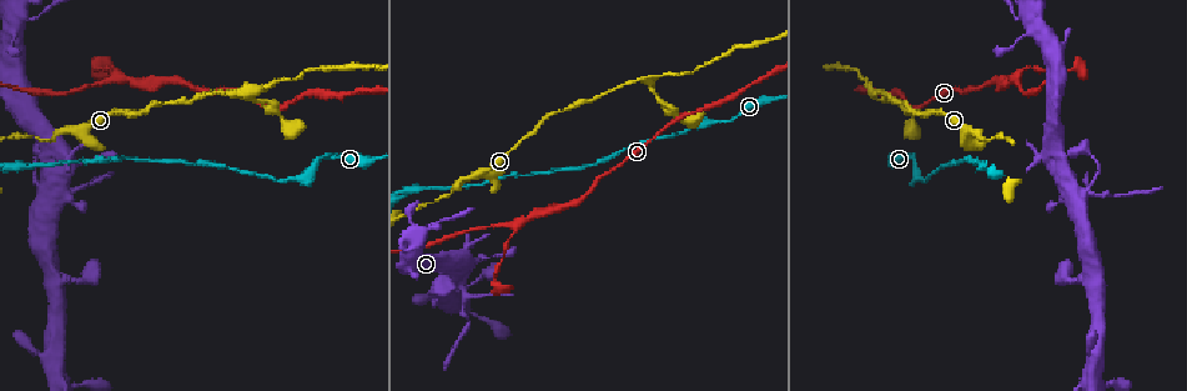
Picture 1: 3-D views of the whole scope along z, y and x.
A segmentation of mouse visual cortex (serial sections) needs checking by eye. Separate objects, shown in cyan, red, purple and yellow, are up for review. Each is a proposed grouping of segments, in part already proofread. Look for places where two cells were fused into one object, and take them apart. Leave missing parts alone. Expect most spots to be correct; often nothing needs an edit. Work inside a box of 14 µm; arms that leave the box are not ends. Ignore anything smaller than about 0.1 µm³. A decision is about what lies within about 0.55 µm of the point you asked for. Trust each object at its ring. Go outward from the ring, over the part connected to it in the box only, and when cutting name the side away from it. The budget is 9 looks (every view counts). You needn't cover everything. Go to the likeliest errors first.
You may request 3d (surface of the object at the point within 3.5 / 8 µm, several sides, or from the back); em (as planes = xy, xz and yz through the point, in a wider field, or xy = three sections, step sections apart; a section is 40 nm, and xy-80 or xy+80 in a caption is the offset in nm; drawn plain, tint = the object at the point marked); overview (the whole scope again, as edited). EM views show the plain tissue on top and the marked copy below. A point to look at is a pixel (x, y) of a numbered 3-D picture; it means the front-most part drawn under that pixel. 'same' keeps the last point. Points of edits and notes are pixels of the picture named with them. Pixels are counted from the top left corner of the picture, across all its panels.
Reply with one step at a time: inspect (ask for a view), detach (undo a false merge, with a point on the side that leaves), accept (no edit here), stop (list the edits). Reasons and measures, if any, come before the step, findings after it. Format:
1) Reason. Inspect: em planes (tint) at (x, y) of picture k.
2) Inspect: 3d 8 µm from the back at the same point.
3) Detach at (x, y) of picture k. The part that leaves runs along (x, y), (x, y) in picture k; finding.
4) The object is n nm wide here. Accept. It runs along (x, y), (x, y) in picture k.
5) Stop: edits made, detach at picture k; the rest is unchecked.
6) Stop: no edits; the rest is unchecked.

Three-way junction. Inspect: 3d 8 µm from the back at (245, 95) of picture 1.

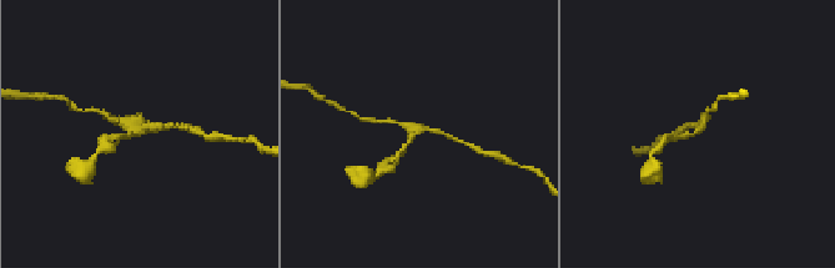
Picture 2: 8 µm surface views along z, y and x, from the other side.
Inspect: 3d 3.5 µm at (420, 131) of picture 2.

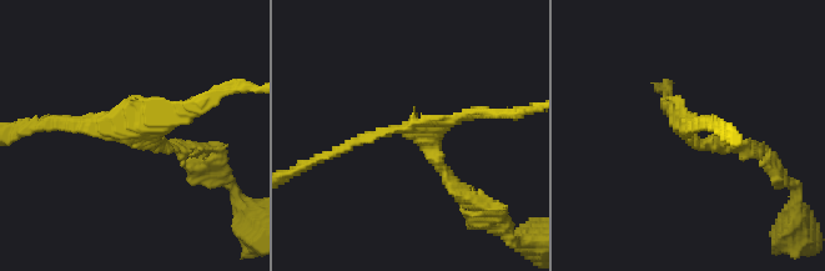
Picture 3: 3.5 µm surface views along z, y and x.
Need the tissue. Inspect: em xy step 2 (tint) at (410, 129) of picture 3.

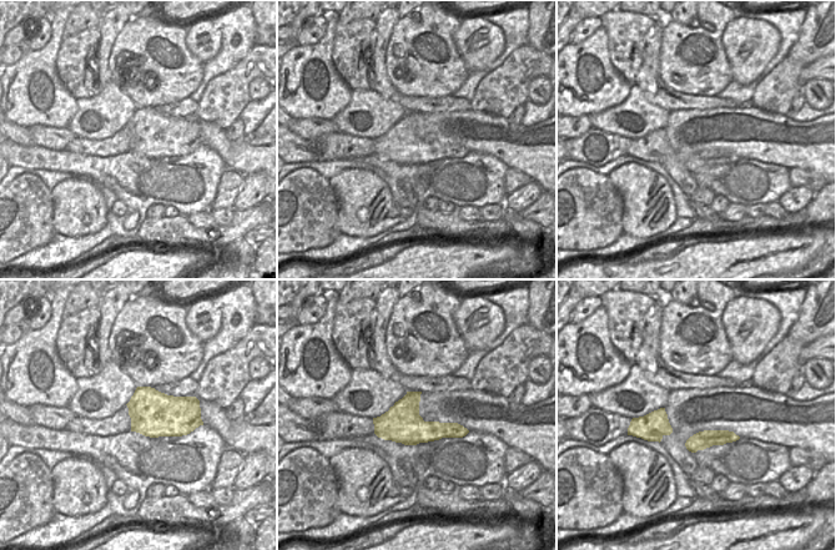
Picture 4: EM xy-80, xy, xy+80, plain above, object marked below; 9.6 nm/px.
3 arms meet here. Accept. It runs along (327, 155), (408, 129), (458, 190) in picture 3; one cell here.

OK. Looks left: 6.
Sudden change in width. Inspect: 3d 3.5 µm at (117, 79) of picture 1.

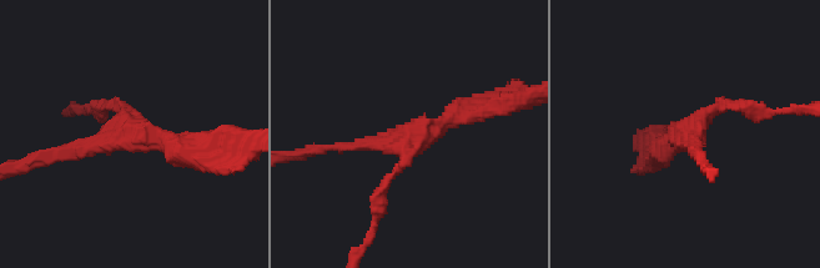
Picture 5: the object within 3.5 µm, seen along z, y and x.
3 arms meet here; the arms are 100, 150, 300 nm wide. Inspect: em xy step 5 (tint) at (693, 130) of picture 5.

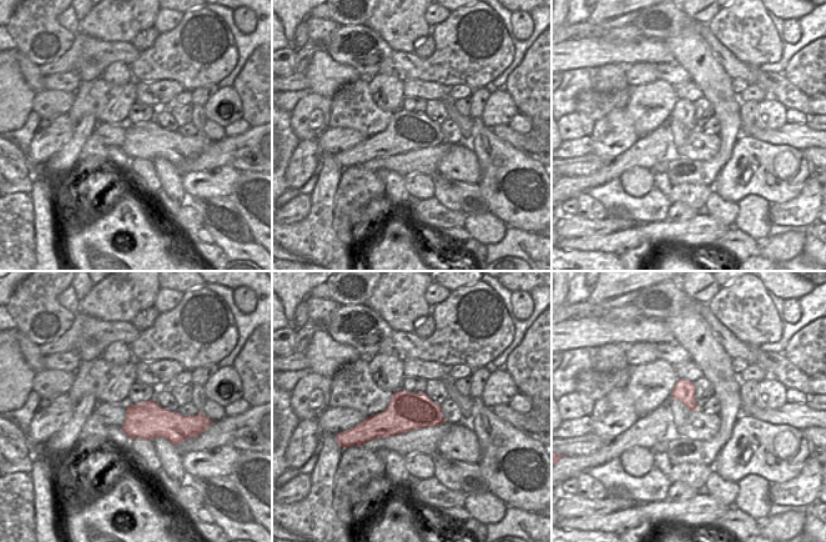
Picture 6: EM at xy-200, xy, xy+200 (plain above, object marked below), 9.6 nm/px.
The object is 380 nm wide here. Accept. It runs along (478, 107), (410, 136), (378, 201) in picture 5; one cell here.

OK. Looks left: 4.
A fork. Inspect: 3d 3.5 µm at (61, 194) of picture 1.

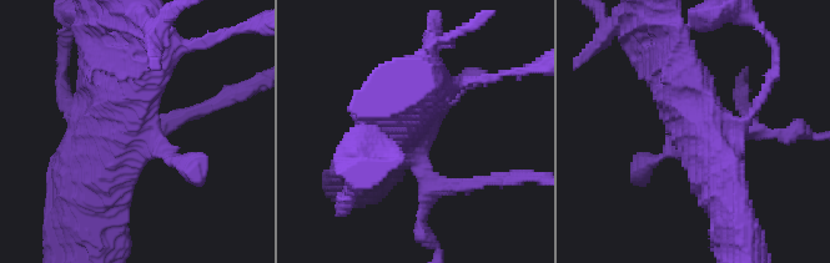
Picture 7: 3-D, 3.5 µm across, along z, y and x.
Inspect: em xy step 1 (tint) at (411, 154) of picture 7.

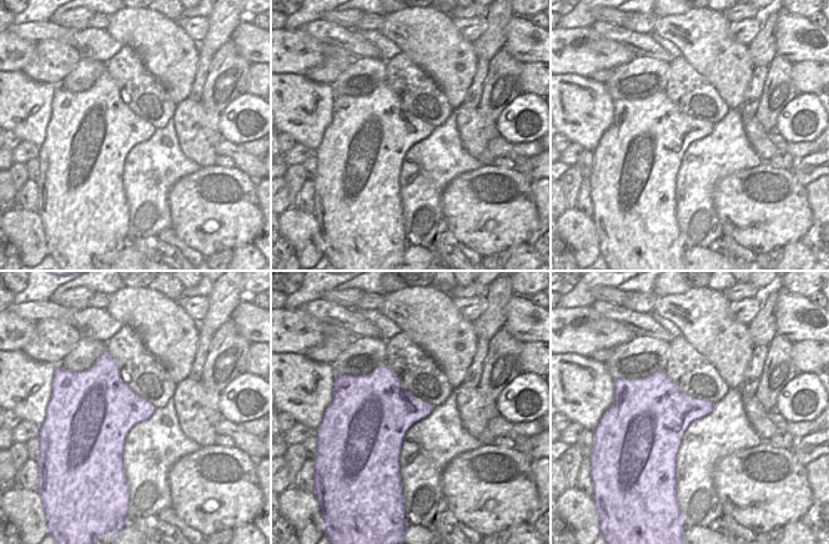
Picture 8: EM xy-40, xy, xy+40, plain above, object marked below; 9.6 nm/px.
Inspect: em xy step 2 (tint) at the same point.

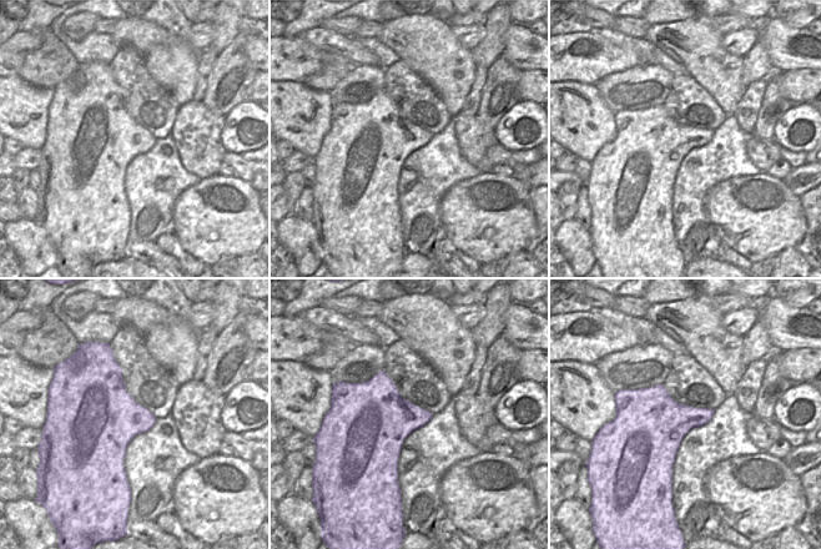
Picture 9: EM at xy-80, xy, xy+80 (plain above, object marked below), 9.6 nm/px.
Accept. One cell here.

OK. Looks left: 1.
Stop: no edits; the rest is unchecked.

